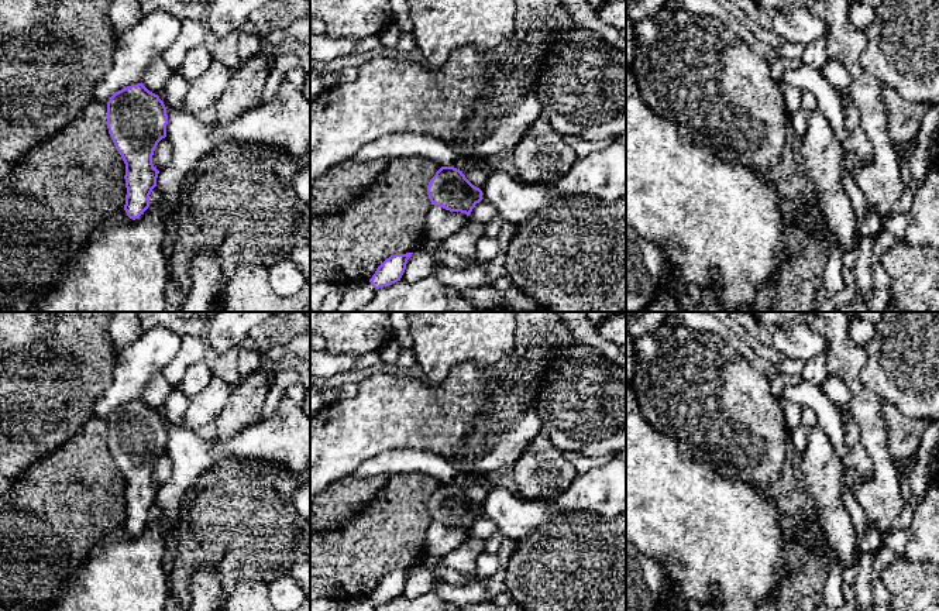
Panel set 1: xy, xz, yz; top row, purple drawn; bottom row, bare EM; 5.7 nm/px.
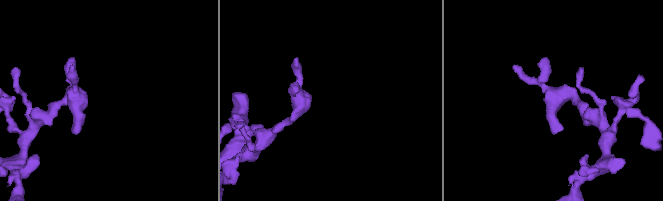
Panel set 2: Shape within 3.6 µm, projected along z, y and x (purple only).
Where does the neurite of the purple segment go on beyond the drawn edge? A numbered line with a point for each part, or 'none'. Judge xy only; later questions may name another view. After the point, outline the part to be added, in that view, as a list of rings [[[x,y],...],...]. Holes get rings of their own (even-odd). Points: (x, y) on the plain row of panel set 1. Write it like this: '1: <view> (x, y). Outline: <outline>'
none

